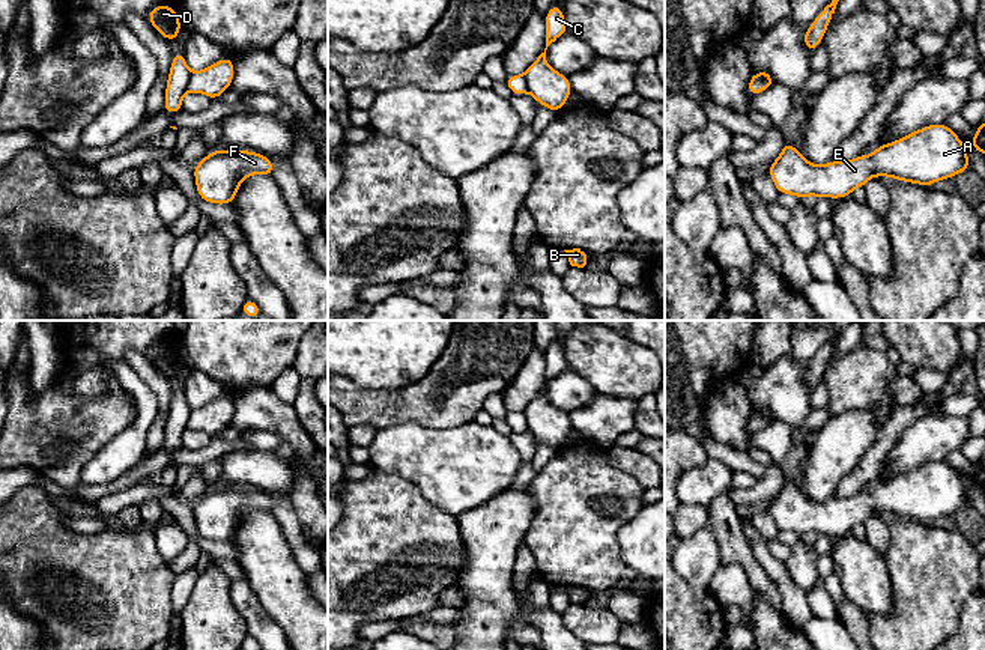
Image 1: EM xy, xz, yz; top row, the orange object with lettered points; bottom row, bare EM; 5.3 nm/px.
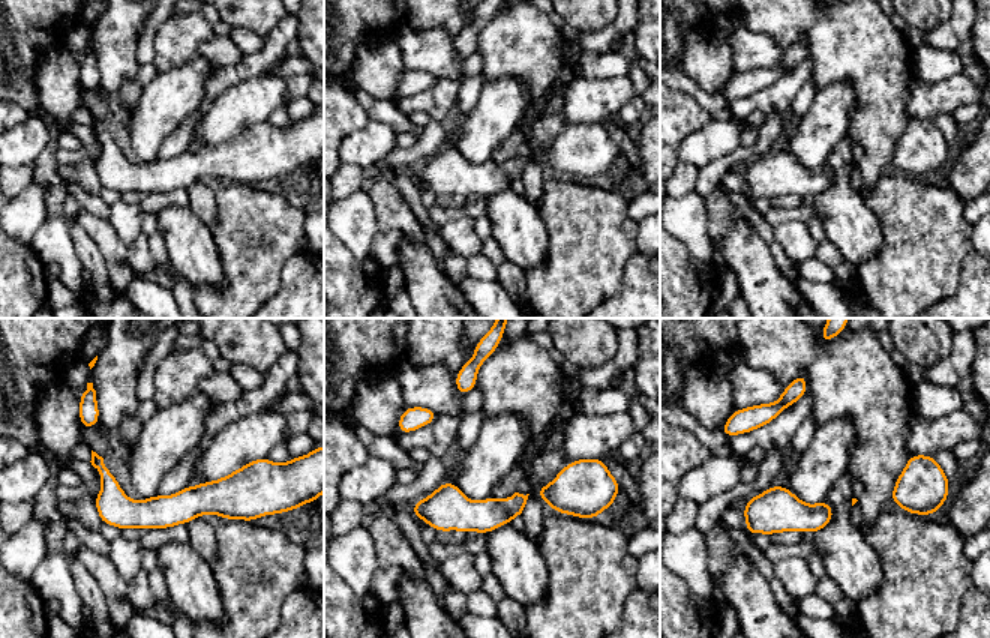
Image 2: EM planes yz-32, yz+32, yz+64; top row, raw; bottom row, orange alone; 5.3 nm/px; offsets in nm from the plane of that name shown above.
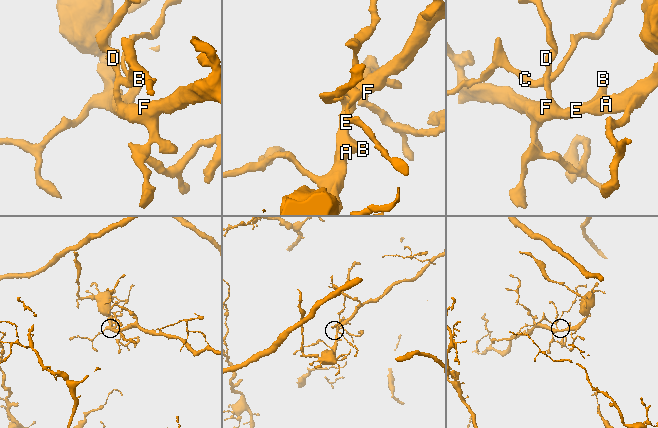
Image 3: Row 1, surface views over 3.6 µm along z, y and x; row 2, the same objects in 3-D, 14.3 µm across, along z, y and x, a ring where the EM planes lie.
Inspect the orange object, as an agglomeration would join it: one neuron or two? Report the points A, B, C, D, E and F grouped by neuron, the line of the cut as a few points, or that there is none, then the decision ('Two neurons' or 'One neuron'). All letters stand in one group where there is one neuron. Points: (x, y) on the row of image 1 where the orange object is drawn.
Groups: A B D E F / C. Split along xy (193, 72), (185, 89). Two neurons

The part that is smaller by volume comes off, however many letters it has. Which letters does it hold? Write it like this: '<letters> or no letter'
C

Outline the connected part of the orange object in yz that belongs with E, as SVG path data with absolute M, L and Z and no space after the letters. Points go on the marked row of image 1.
M934 123L892 143L878 144L872 155L833 159L824 166L809 162L785 140L779 156L768 166L768 175L779 194L844 199L857 187L865 188L872 176L931 187L968 169L971 162L958 134L946 123Z

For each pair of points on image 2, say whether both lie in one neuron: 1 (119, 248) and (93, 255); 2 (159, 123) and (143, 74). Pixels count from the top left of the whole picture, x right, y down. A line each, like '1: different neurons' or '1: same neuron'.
1: different neurons
2: different neurons

